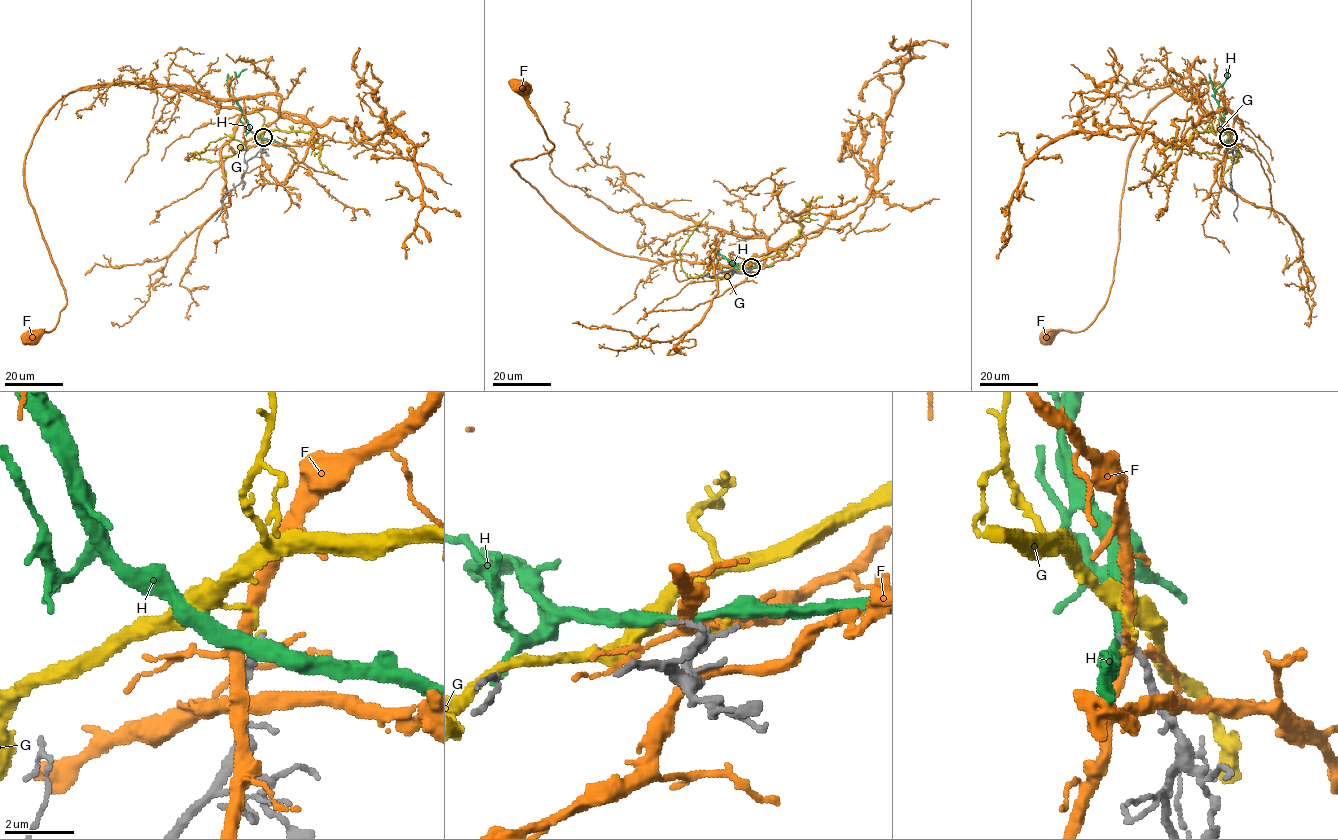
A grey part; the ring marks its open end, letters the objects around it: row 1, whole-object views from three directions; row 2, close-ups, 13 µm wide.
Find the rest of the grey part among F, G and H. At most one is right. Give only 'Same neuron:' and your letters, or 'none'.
Same neuron: none

